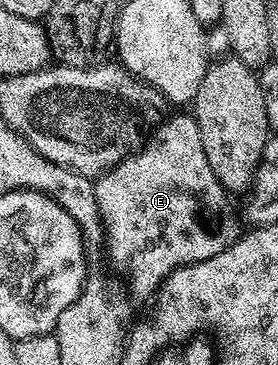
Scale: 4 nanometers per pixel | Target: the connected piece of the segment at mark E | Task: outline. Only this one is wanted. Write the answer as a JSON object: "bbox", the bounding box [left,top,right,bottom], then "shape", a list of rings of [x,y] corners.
{"bbox":[94,114,231,300],"shape":[[[194,114],[175,115],[172,119],[164,118],[162,122],[154,128],[155,136],[151,140],[148,138],[134,153],[127,156],[126,159],[116,163],[110,171],[103,172],[94,180],[95,189],[95,208],[98,211],[98,222],[103,222],[103,235],[107,238],[107,259],[115,266],[115,271],[119,275],[127,278],[127,283],[131,286],[131,291],[139,299],[150,300],[159,290],[159,286],[171,276],[172,271],[188,263],[198,263],[201,259],[207,259],[214,255],[216,251],[223,250],[228,242],[227,231],[231,227],[231,219],[227,214],[231,211],[231,203],[228,192],[217,181],[213,169],[209,169],[209,159],[205,157],[205,149],[201,145],[201,131],[197,129],[197,121]]]}

